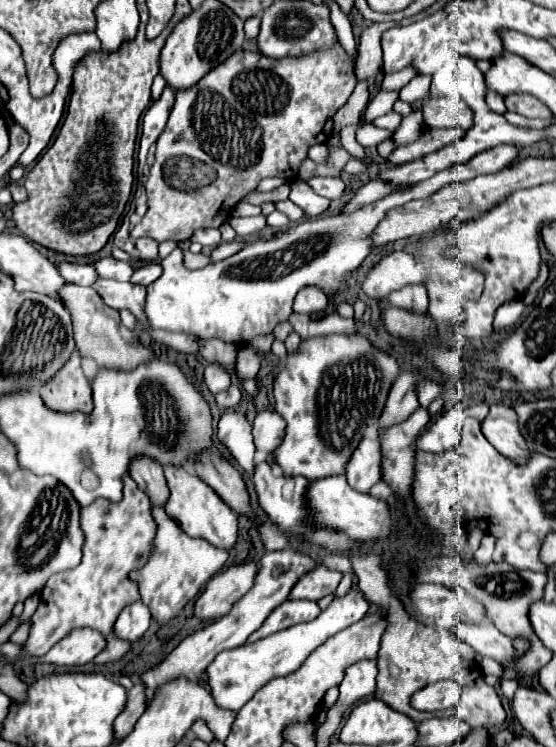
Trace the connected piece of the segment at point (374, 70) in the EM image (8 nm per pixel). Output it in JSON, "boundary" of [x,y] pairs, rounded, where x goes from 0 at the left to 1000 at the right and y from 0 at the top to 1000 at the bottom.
{"boundary":[[[682,29],[682,32],[667,32],[664,37],[656,37],[656,43],[649,46],[649,54],[646,54],[646,62],[642,62],[642,83],[638,83],[638,102],[642,102],[642,107],[660,107],[660,104],[667,104],[667,102],[674,102],[674,99],[682,99],[685,96],[685,48],[689,48],[689,43],[692,40],[700,40],[703,35],[710,35],[710,32],[703,32],[703,29]]]}

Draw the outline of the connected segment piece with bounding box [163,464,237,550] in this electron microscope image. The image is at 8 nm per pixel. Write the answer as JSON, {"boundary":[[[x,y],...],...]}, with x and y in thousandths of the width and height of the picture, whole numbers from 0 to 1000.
{"boundary":[[[293,624],[297,643],[304,648],[304,669],[297,672],[297,685],[329,707],[333,715],[347,720],[365,720],[390,734],[412,736],[426,723],[426,688],[376,653],[358,637],[326,624]]]}

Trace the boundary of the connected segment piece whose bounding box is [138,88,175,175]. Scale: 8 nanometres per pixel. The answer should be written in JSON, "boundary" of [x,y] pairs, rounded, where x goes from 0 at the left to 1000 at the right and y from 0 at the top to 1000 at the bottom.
{"boundary":[[[297,118],[293,126],[286,129],[286,134],[275,134],[275,139],[272,139],[272,142],[261,147],[261,153],[257,153],[257,171],[254,171],[248,205],[248,230],[252,234],[257,234],[264,220],[268,195],[272,195],[272,193],[286,185],[286,179],[293,177],[311,137],[315,137],[315,123],[311,123],[311,118]]]}

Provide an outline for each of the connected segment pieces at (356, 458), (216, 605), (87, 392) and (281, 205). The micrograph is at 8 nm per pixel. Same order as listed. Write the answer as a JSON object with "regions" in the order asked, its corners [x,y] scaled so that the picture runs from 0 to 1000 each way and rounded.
{"regions":[[[[656,589],[635,605],[624,621],[624,645],[642,659],[664,659],[689,640],[689,608],[680,589]]],[[[451,752],[433,758],[412,758],[408,763],[383,771],[347,811],[351,827],[387,830],[394,825],[405,825],[415,811],[455,784],[459,766],[462,758]]],[[[128,477],[128,482],[88,511],[81,511],[70,525],[88,549],[153,554],[167,549],[164,511],[146,495],[142,477]]],[[[520,266],[498,270],[495,278],[504,284],[516,286],[523,297],[538,297],[545,292],[545,281],[523,270]]]]}

